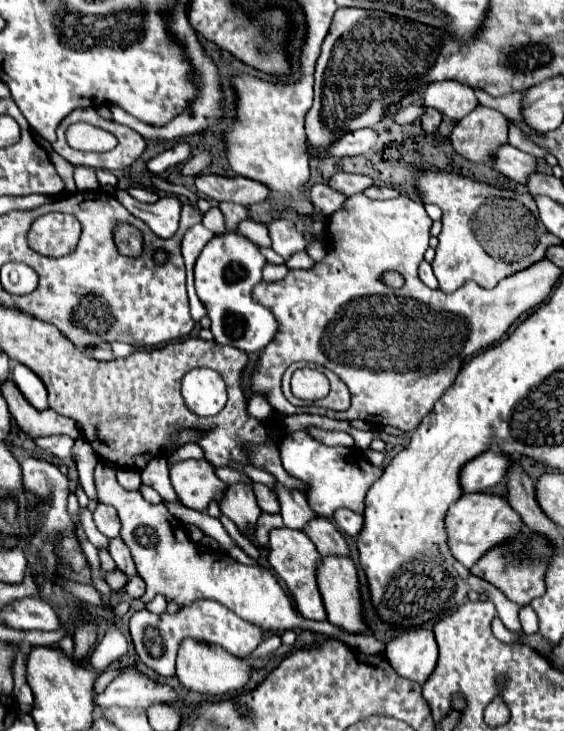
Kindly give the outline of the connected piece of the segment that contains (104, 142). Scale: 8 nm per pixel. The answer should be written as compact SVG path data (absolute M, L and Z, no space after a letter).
M86 122L72 124L66 130L66 140L72 148L86 152L108 152L116 146L116 138L110 132Z

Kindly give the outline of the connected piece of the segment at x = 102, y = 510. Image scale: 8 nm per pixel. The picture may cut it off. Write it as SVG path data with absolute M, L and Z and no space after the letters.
M98 504L94 510L94 524L96 528L108 536L108 538L116 538L120 532L120 520L116 516L116 510L110 504Z

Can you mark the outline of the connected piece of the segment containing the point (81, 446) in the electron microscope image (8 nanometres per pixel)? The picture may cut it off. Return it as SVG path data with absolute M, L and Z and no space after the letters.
M84 437L75 441L73 457L76 459L79 480L86 495L90 500L96 500L98 502L94 483L94 469L98 463L98 458L90 443Z

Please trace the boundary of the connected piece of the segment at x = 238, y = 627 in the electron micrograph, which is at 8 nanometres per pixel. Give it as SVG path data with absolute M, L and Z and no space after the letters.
M204 598L194 600L188 606L182 606L174 614L168 614L168 612L152 614L146 608L138 610L130 618L130 634L132 634L132 640L134 640L140 660L150 670L154 670L162 676L172 676L178 646L186 638L194 638L194 640L200 640L206 644L216 644L216 646L222 646L226 652L234 654L236 658L246 658L266 636L266 632L262 628L258 628L256 624L242 620L240 616L230 612L226 606L222 606L214 600L204 600Z

